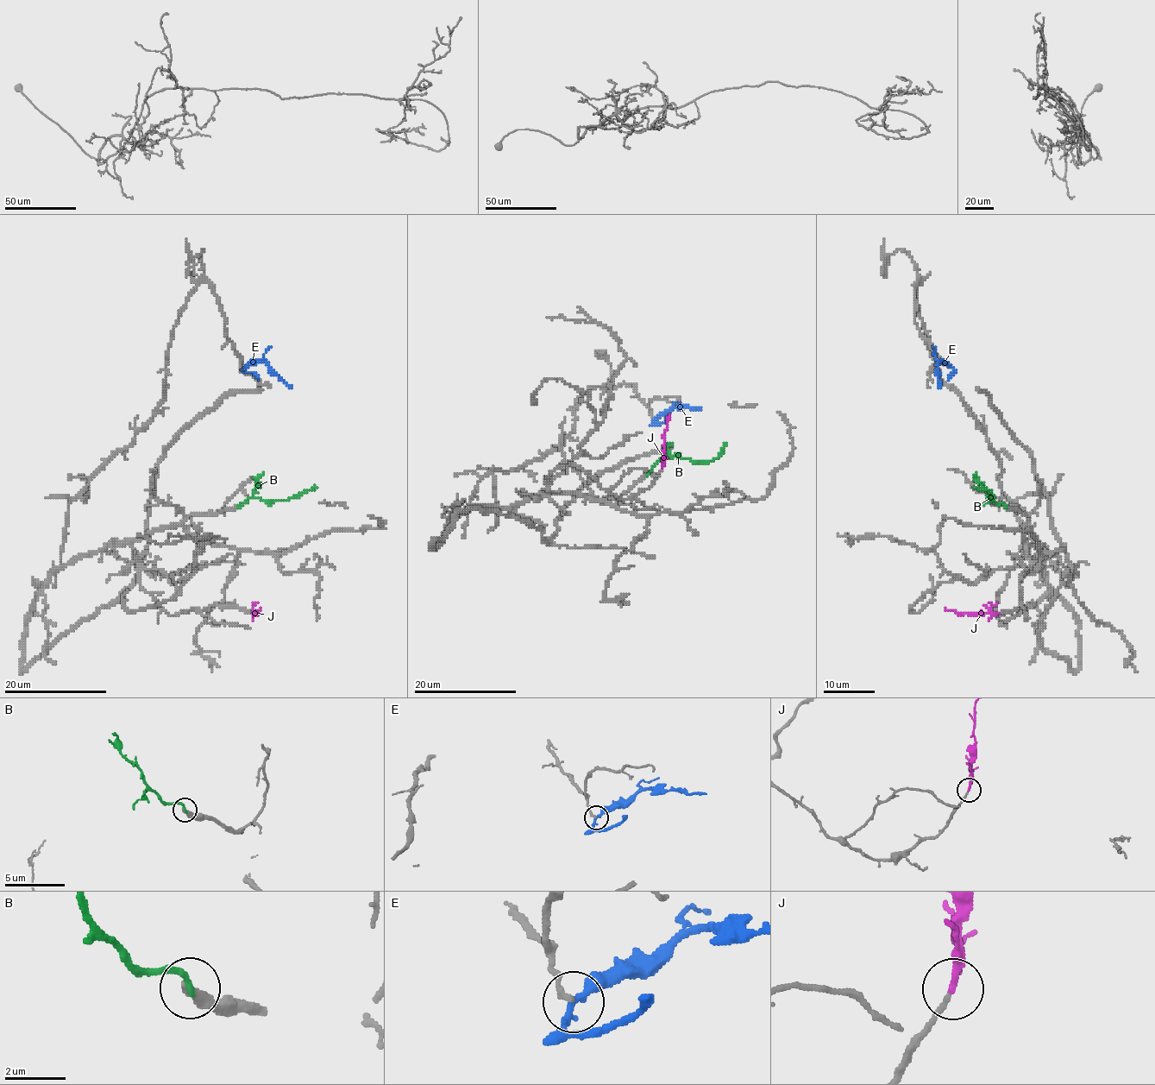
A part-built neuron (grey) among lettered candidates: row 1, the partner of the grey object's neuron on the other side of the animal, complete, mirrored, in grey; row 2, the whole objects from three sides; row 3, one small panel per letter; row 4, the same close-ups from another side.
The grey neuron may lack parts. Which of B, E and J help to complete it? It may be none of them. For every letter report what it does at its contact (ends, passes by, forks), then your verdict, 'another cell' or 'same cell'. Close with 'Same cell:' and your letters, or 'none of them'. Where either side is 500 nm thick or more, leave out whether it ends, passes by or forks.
B: it ends there; another cell
E: it passes by; another cell
J: it ends there; same cell
Same cell: J

